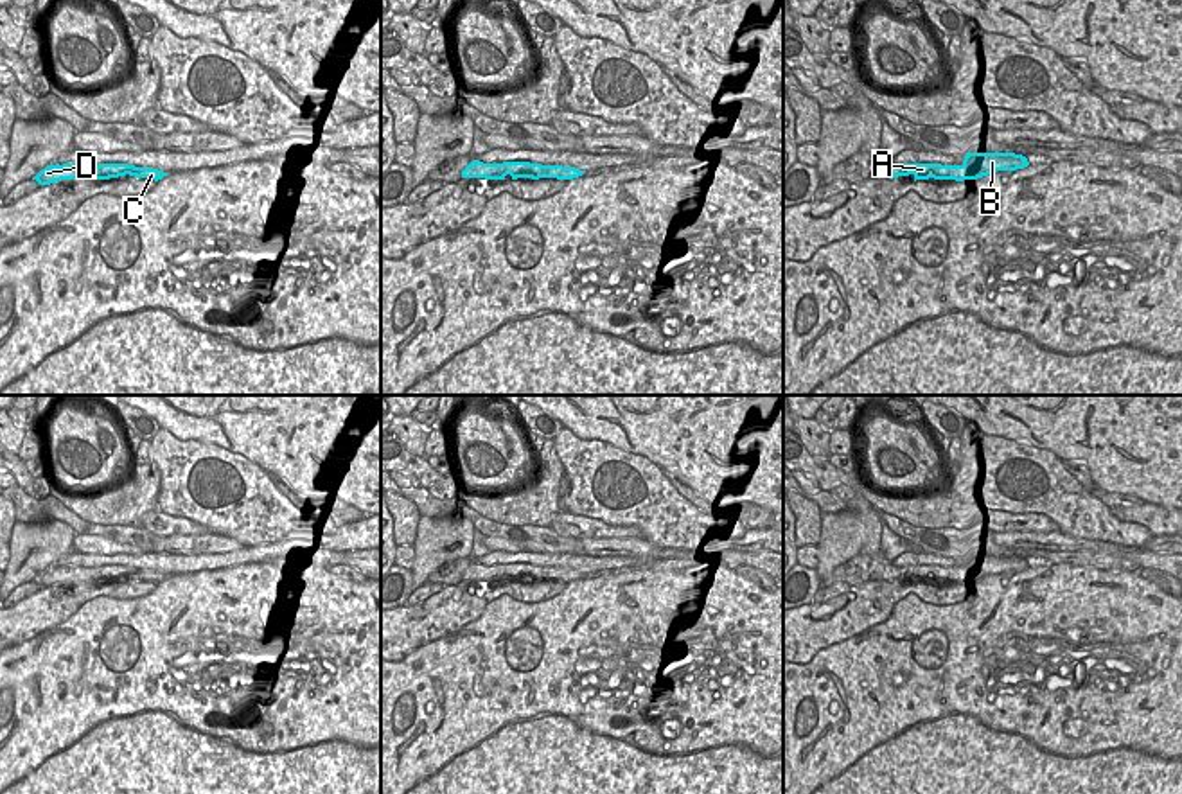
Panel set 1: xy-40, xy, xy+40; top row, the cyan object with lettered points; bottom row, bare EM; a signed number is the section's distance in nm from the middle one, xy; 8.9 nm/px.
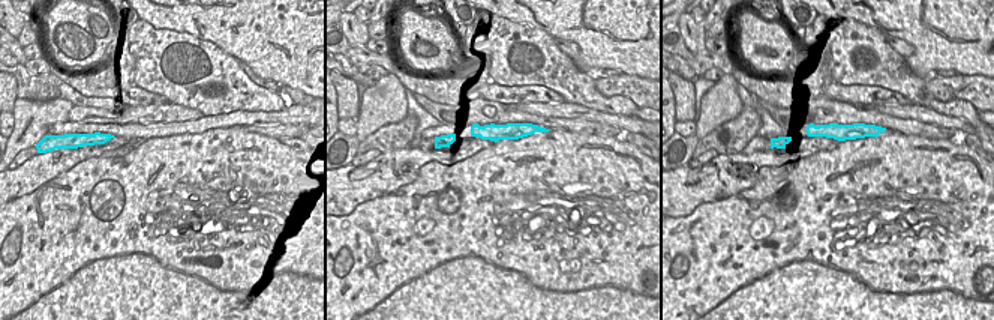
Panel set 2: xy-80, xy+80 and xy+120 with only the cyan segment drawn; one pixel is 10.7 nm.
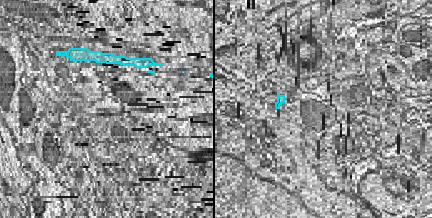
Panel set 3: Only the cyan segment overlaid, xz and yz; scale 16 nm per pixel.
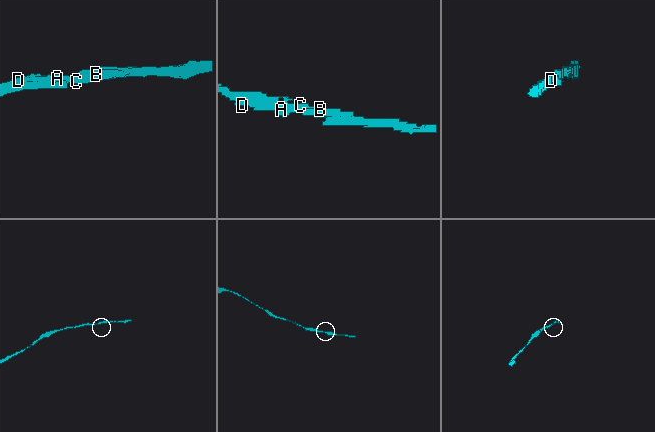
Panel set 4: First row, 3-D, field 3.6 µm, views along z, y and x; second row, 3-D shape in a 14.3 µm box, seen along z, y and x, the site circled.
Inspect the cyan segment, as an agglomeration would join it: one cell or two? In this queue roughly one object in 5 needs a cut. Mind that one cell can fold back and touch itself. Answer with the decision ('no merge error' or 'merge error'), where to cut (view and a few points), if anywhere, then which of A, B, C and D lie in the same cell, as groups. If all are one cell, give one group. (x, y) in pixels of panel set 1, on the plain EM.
no merge error; no cut; A B C D

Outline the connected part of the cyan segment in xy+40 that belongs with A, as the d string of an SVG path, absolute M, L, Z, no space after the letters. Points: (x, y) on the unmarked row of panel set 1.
M966 555L961 568L941 566L904 566L896 568L891 562L878 564L871 580L898 580L914 578L916 582L977 582L997 573L1017 573L1028 569L1029 564L1015 555Z

